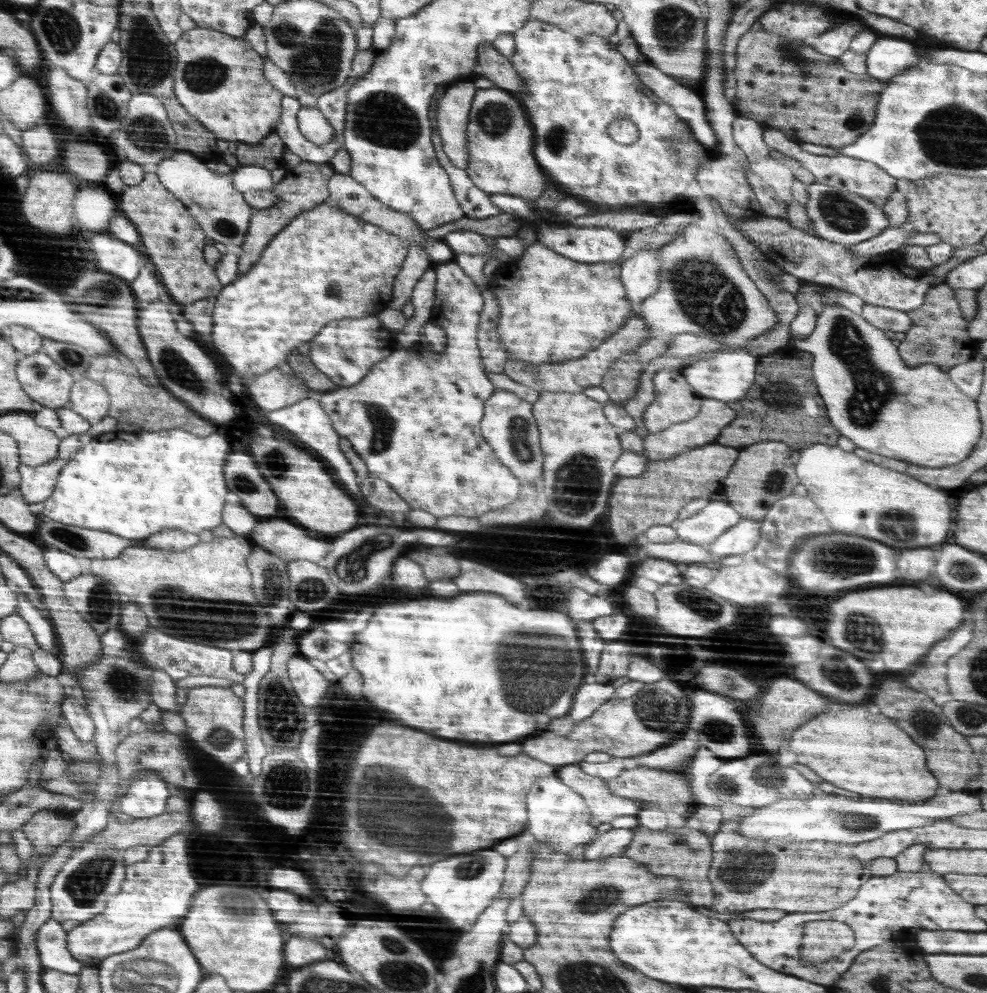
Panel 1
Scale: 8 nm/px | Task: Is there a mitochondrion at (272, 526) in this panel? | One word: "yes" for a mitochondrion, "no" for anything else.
no

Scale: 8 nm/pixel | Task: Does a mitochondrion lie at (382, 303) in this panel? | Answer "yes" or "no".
no

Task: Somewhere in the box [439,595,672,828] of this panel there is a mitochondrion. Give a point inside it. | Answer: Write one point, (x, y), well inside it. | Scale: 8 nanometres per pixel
(528, 673)

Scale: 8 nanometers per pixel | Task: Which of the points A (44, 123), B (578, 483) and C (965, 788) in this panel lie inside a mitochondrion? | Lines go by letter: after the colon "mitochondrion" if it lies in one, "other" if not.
A: other
B: mitochondrion
C: other

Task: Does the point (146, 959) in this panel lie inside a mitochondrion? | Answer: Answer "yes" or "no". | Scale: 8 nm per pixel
yes

